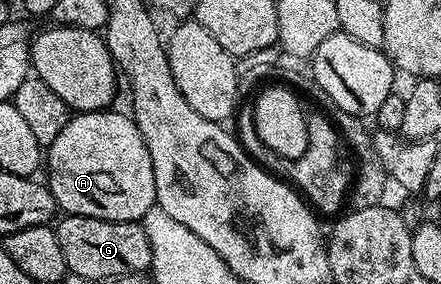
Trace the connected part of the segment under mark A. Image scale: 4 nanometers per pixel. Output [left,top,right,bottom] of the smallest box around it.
[45,108,156,222]

